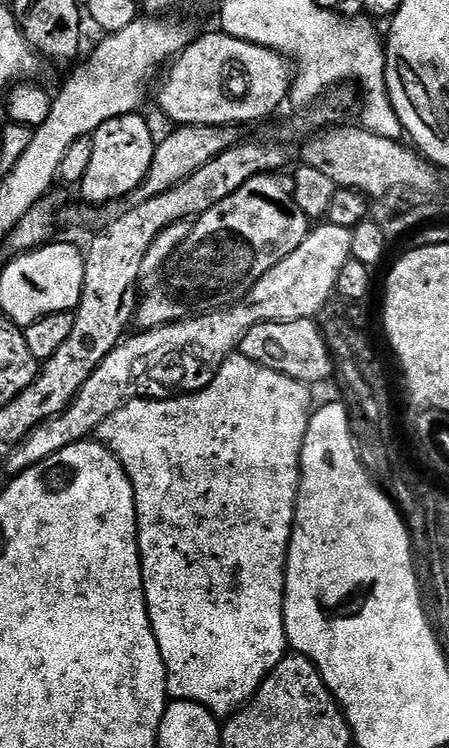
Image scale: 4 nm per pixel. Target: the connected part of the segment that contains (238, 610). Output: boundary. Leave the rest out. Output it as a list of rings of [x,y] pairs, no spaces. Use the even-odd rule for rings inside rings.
[[[233,354],[220,365],[210,386],[201,392],[180,394],[175,400],[128,400],[94,431],[95,439],[106,445],[116,455],[118,462],[122,462],[134,490],[144,597],[158,650],[162,650],[169,697],[201,704],[217,718],[227,718],[233,712],[239,712],[255,696],[262,682],[274,670],[274,666],[282,662],[290,648],[284,629],[284,571],[288,569],[288,543],[296,517],[296,496],[300,492],[300,455],[308,418],[314,408],[308,392],[311,392],[309,385],[299,384],[294,378],[286,378],[286,374],[266,370],[266,366],[258,366],[244,356]]]

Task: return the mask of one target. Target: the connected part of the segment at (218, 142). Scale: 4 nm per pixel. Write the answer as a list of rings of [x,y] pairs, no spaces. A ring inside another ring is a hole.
[[[185,124],[177,127],[176,132],[161,139],[154,150],[154,158],[144,181],[130,193],[126,200],[129,205],[141,204],[158,194],[166,194],[186,178],[193,176],[202,166],[206,166],[215,156],[230,150],[238,143],[237,129],[232,126],[214,124]]]

